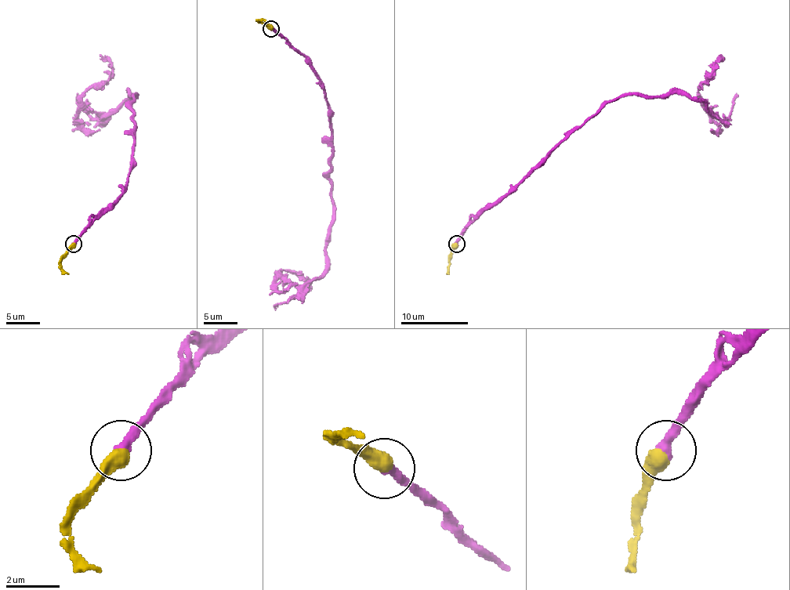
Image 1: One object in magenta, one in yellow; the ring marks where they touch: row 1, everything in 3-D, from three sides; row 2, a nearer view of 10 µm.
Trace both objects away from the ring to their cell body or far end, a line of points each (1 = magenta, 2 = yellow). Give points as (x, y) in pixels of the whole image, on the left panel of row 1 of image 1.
1: (73, 244), (122, 195), (134, 144), (135, 93), (105, 112), (93, 112), (81, 100), (112, 71), (100, 55)
2: (73, 244), (61, 261), (61, 268), (68, 274)

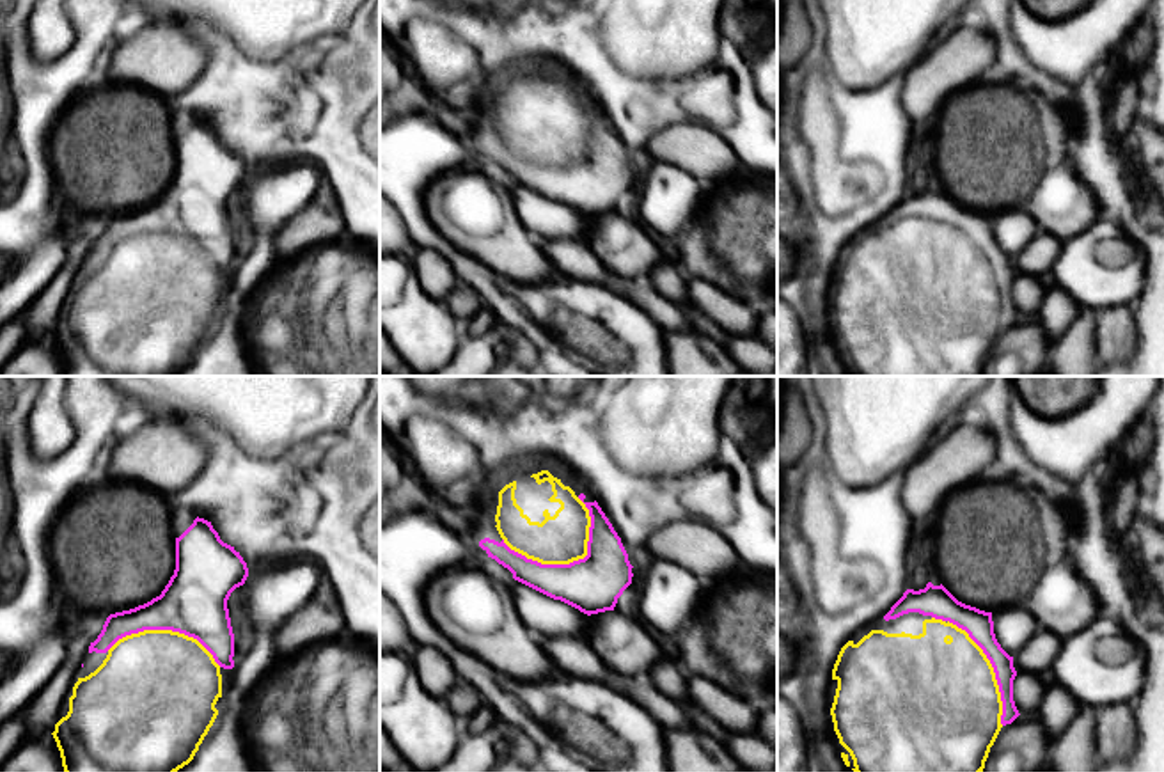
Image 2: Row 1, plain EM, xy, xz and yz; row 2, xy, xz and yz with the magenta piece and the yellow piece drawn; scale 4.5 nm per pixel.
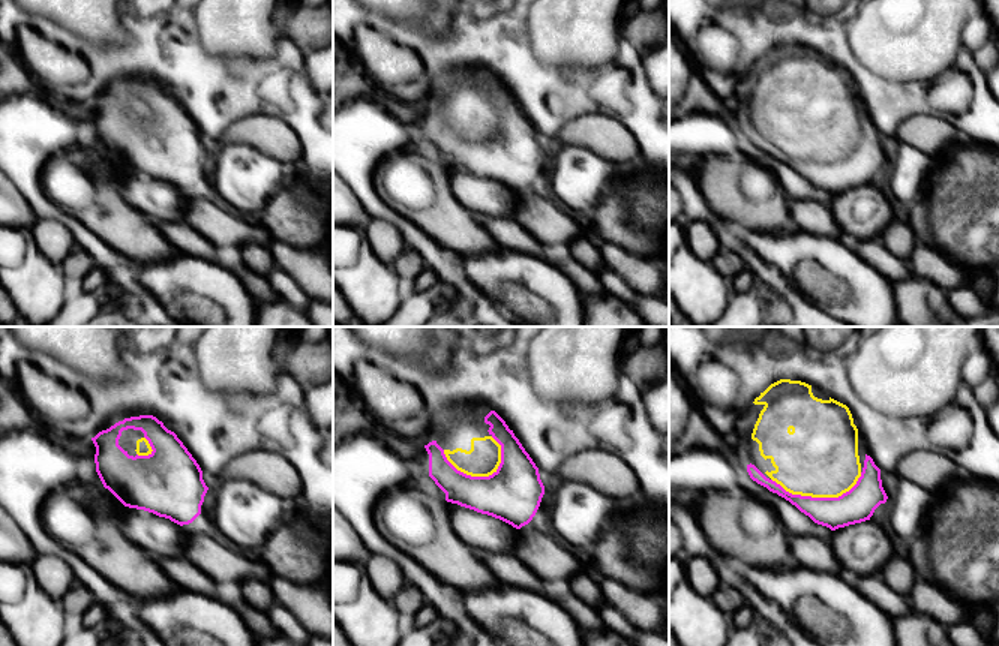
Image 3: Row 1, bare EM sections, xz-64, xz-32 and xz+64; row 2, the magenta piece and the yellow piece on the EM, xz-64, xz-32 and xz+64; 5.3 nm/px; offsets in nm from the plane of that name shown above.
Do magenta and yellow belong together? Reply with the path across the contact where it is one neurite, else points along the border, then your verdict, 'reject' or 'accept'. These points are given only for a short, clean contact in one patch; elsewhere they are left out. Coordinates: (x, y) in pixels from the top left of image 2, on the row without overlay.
accept

